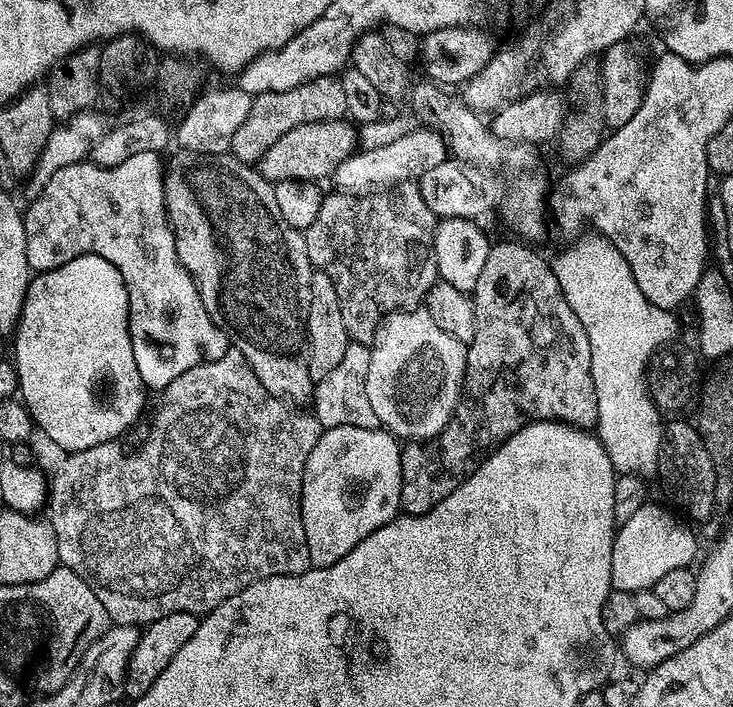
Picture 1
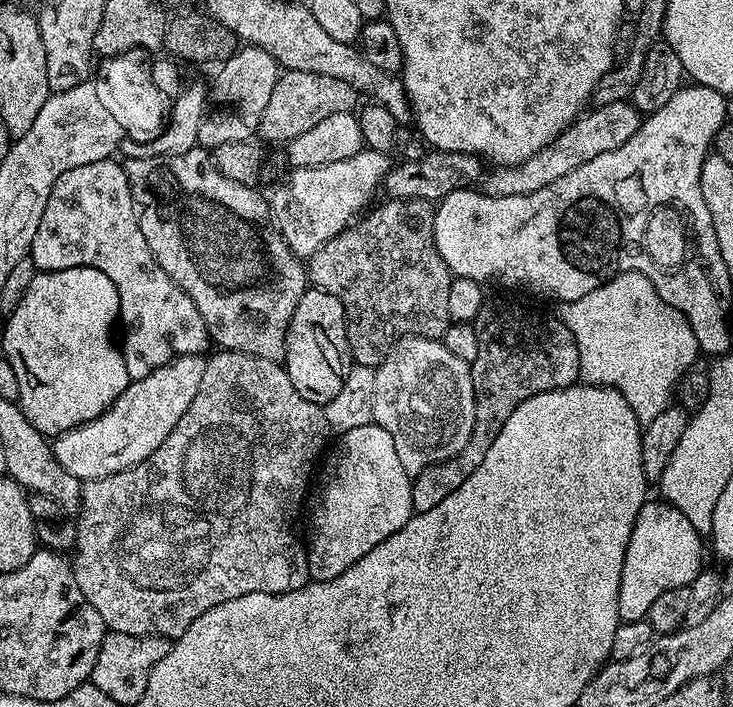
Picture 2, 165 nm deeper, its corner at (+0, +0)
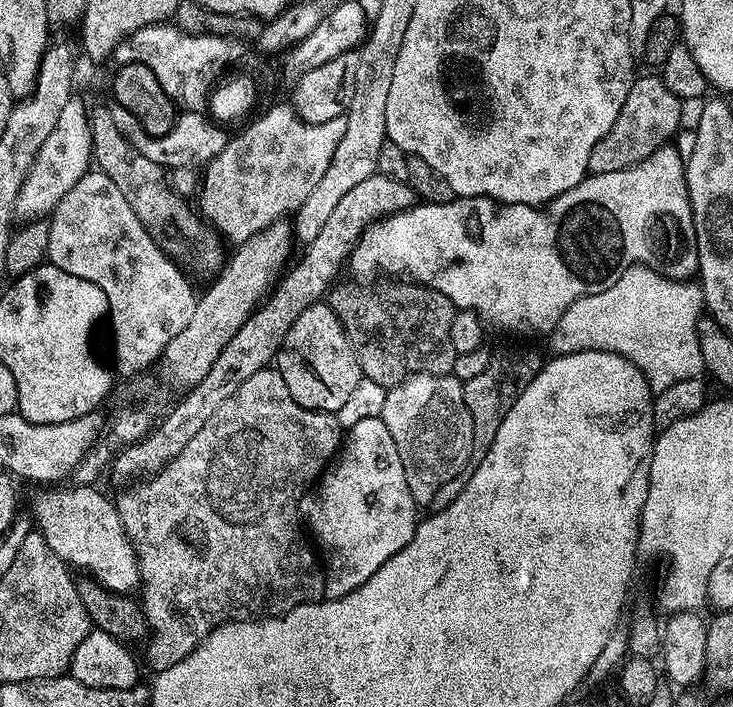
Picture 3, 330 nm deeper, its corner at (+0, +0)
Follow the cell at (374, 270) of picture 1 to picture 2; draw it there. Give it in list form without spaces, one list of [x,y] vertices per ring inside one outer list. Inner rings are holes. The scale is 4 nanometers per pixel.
[[[388,198],[385,201],[385,204],[377,203],[343,232],[327,240],[306,260],[309,285],[334,294],[334,298],[342,302],[344,318],[348,322],[348,346],[353,361],[372,369],[380,367],[389,348],[402,337],[425,336],[431,340],[440,340],[448,325],[453,323],[449,299],[450,282],[454,277],[438,254],[434,242],[433,201],[418,198]]]

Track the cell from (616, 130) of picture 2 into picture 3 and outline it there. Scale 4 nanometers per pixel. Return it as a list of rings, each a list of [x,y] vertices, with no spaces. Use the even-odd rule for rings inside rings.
[[[637,75],[630,86],[630,94],[626,94],[626,102],[622,106],[614,126],[596,143],[594,150],[590,154],[590,162],[588,163],[589,173],[610,174],[610,170],[626,170],[630,166],[650,158],[650,154],[654,154],[659,148],[665,147],[671,141],[668,139],[679,130],[680,107],[682,107],[680,97],[672,93],[670,86],[666,86],[663,75]]]

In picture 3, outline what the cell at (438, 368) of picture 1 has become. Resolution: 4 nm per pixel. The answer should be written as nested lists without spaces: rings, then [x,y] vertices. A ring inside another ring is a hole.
[[[415,372],[413,376],[407,376],[401,384],[387,389],[380,419],[386,422],[386,430],[390,430],[394,446],[398,446],[398,458],[402,458],[402,470],[406,470],[410,498],[414,498],[418,506],[431,506],[434,494],[438,494],[438,490],[442,490],[442,486],[450,482],[450,478],[468,467],[468,459],[472,453],[474,422],[470,418],[470,410],[466,410],[462,381],[451,374],[439,376],[433,372]]]

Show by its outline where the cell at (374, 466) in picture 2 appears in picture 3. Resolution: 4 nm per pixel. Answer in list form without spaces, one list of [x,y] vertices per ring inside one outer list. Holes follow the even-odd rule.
[[[370,417],[347,429],[334,459],[300,500],[303,523],[310,536],[312,531],[311,539],[322,557],[324,596],[333,600],[350,594],[350,590],[358,590],[358,586],[362,586],[362,582],[366,582],[382,562],[394,558],[394,554],[414,538],[418,523],[416,512],[418,505],[414,498],[410,498],[406,470],[402,470],[402,458],[398,458],[398,446],[394,446],[394,438],[390,430],[386,430],[386,422],[380,417]]]

